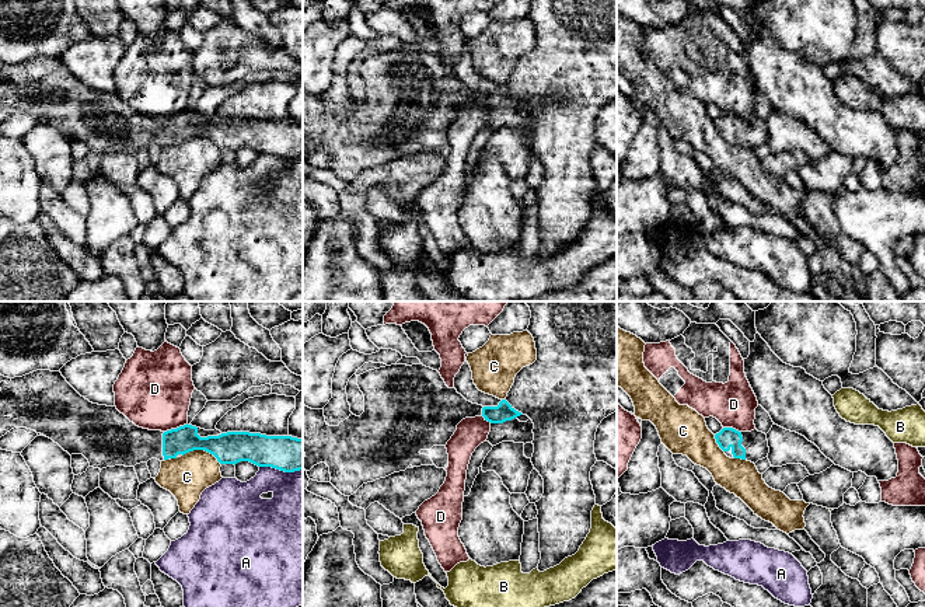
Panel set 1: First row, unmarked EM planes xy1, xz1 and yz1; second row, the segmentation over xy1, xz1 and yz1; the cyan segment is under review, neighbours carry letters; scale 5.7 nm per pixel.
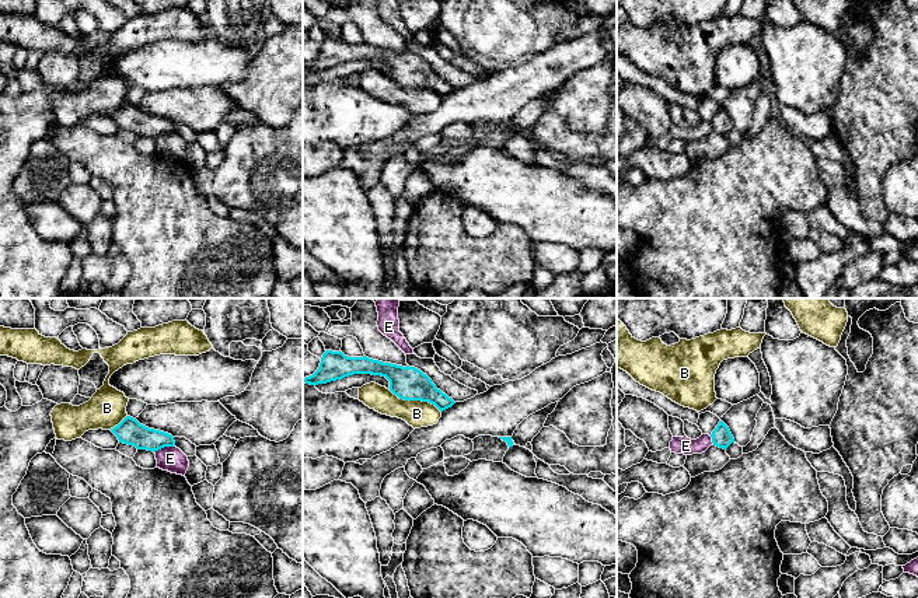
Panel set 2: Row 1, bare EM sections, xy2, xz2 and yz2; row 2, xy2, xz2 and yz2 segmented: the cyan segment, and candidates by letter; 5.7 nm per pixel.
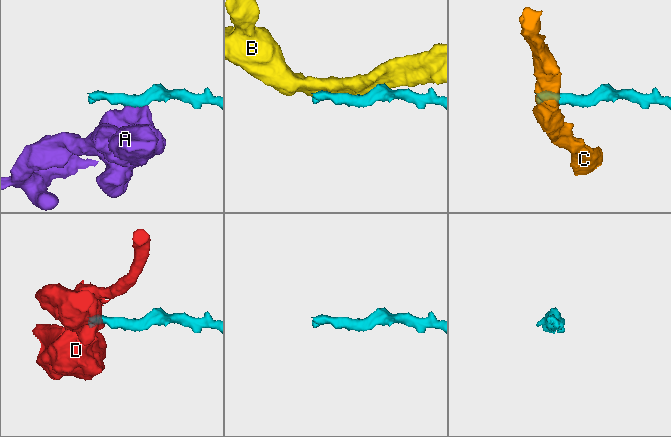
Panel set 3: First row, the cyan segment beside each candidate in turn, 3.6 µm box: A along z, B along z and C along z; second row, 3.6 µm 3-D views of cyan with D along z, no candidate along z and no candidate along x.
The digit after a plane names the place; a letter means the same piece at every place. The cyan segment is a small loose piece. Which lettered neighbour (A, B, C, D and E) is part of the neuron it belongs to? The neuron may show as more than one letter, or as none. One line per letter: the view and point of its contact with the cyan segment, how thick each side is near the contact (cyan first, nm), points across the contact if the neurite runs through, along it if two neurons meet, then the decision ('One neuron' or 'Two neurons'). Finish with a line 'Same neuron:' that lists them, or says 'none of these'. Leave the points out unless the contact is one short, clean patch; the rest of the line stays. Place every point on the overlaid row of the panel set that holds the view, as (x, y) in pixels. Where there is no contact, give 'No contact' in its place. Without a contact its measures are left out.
A: Touches cyan at xy1 (281, 470). Thickness 200 nm (cyan) against 360 nm. Boundary: xy1 (259, 466), (271, 466), (285, 471), (302, 470). Two neurons
B: Touches cyan at xz2 (415, 399). Thickness 190 nm (cyan) against 160 nm. Two neurons
C: Touches cyan at xy1 (202, 449). Thickness 190 nm (cyan) against 240 nm. Boundary: xy1 (182, 454), (191, 450), (206, 450), (220, 464). Two neurons
D: Touches cyan at xy1 (177, 428). Thickness 160 nm (cyan) against 420 nm. Boundary: xy1 (187, 422), (164, 432). Two neurons
E: Touches cyan at xy2 (164, 446). Thickness 150 nm (cyan) against 140 nm. Two neurons
Same neuron: none of these

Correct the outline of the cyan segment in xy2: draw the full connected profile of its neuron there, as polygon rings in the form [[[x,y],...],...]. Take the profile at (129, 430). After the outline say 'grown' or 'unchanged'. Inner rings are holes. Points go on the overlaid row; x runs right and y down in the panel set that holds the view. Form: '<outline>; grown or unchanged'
[[[126,416],[118,426],[111,429],[119,443],[133,445],[137,450],[158,451],[164,447],[174,447],[174,437],[168,433],[149,429],[136,419]]]; unchanged

